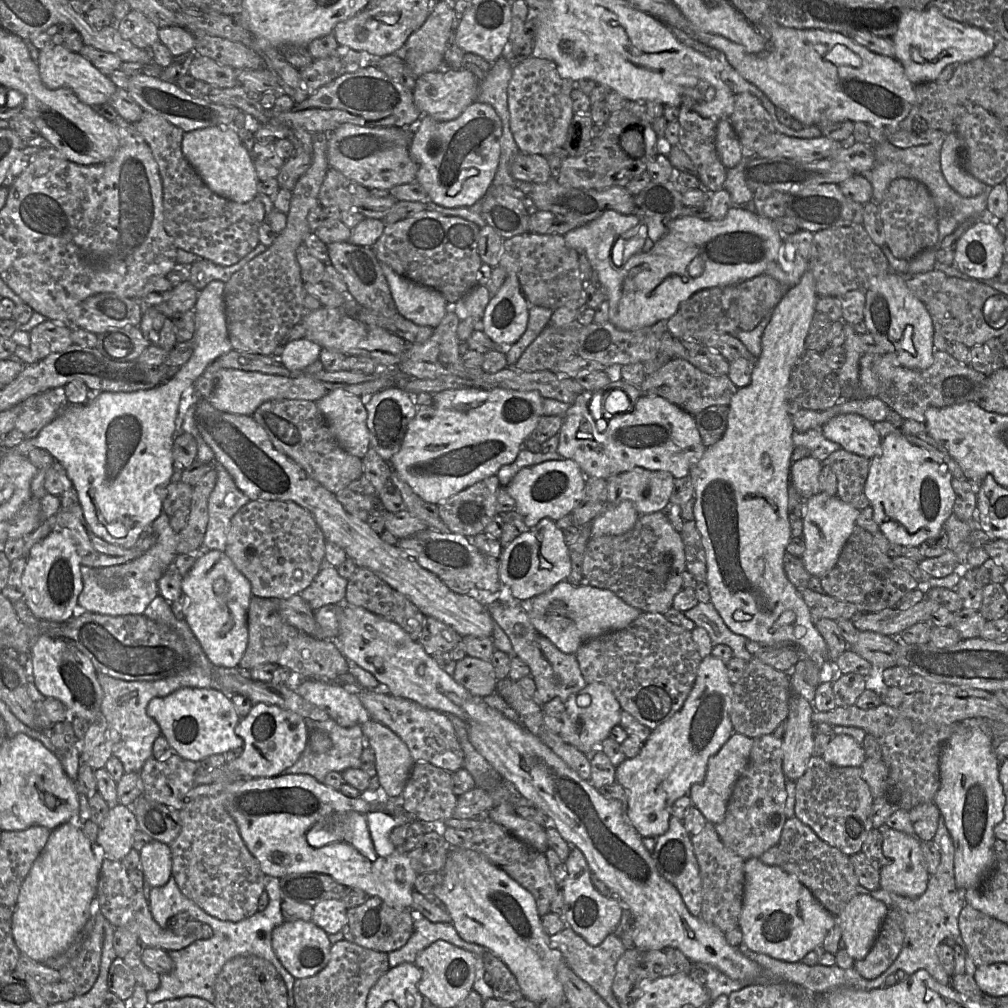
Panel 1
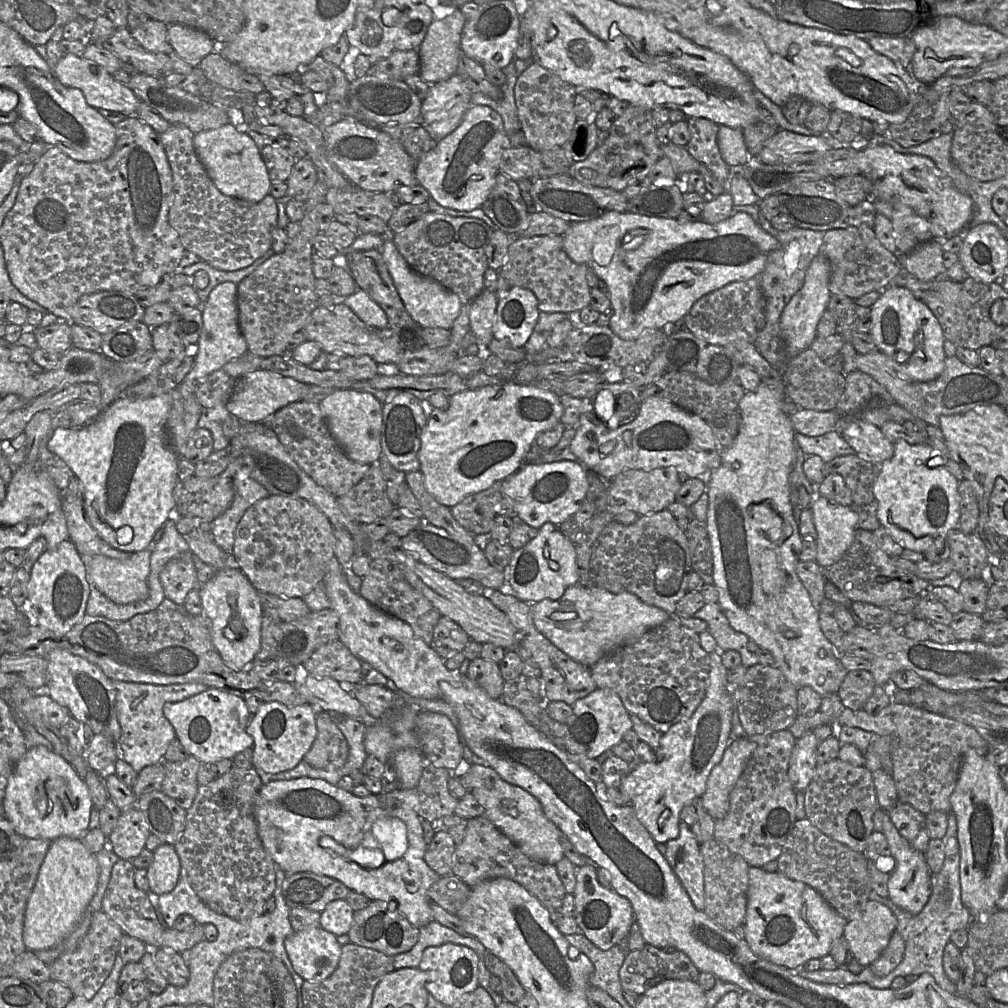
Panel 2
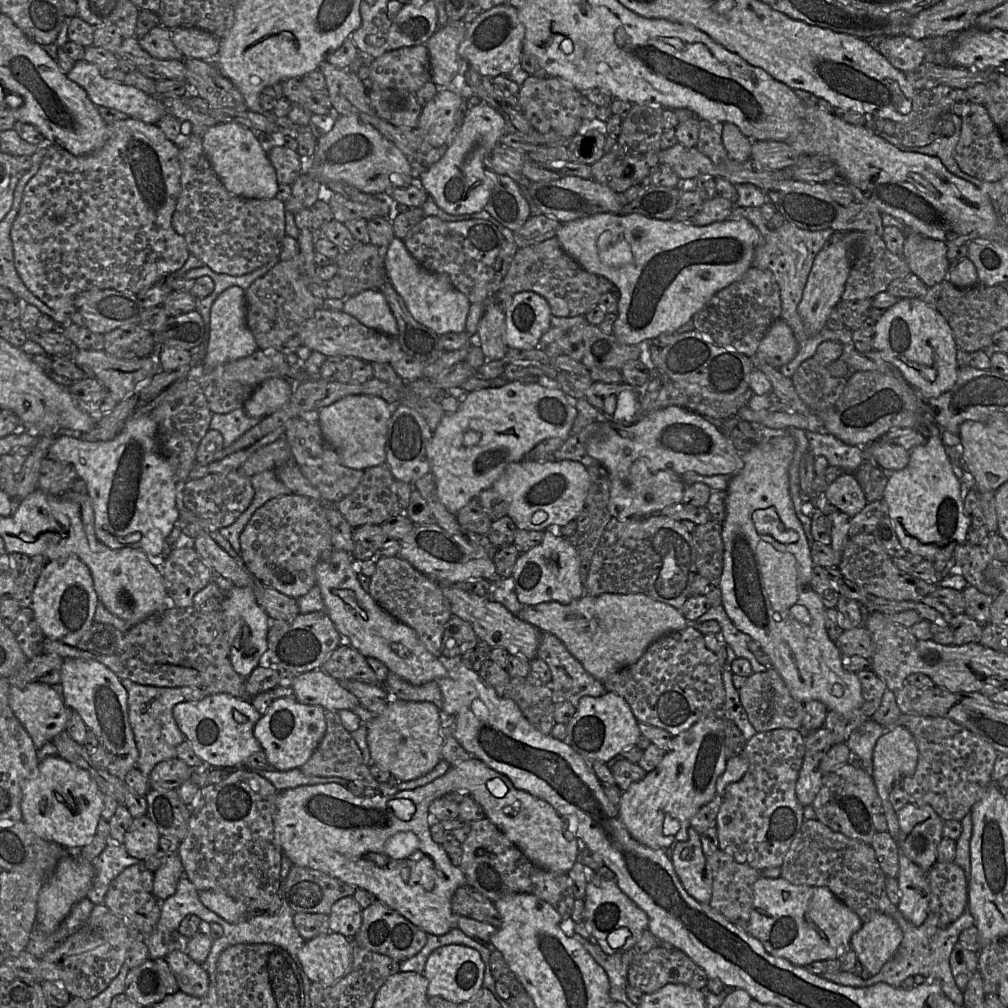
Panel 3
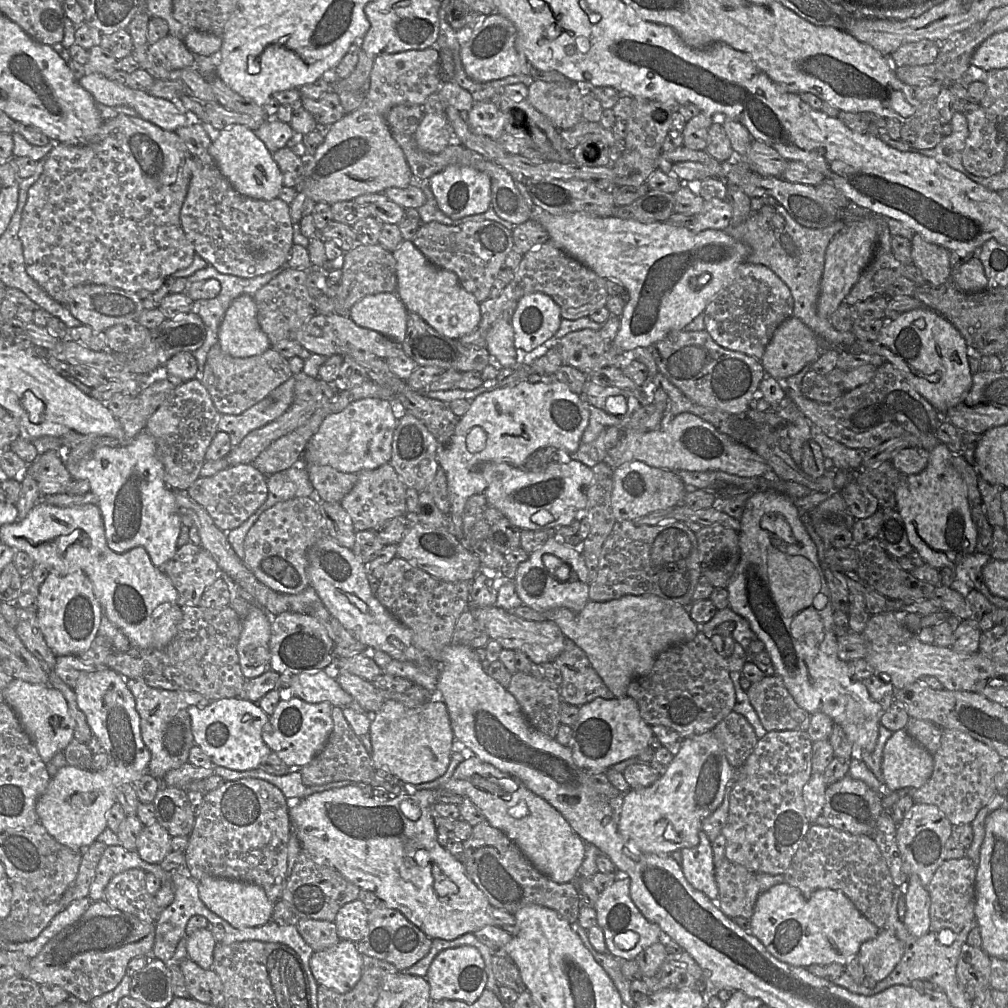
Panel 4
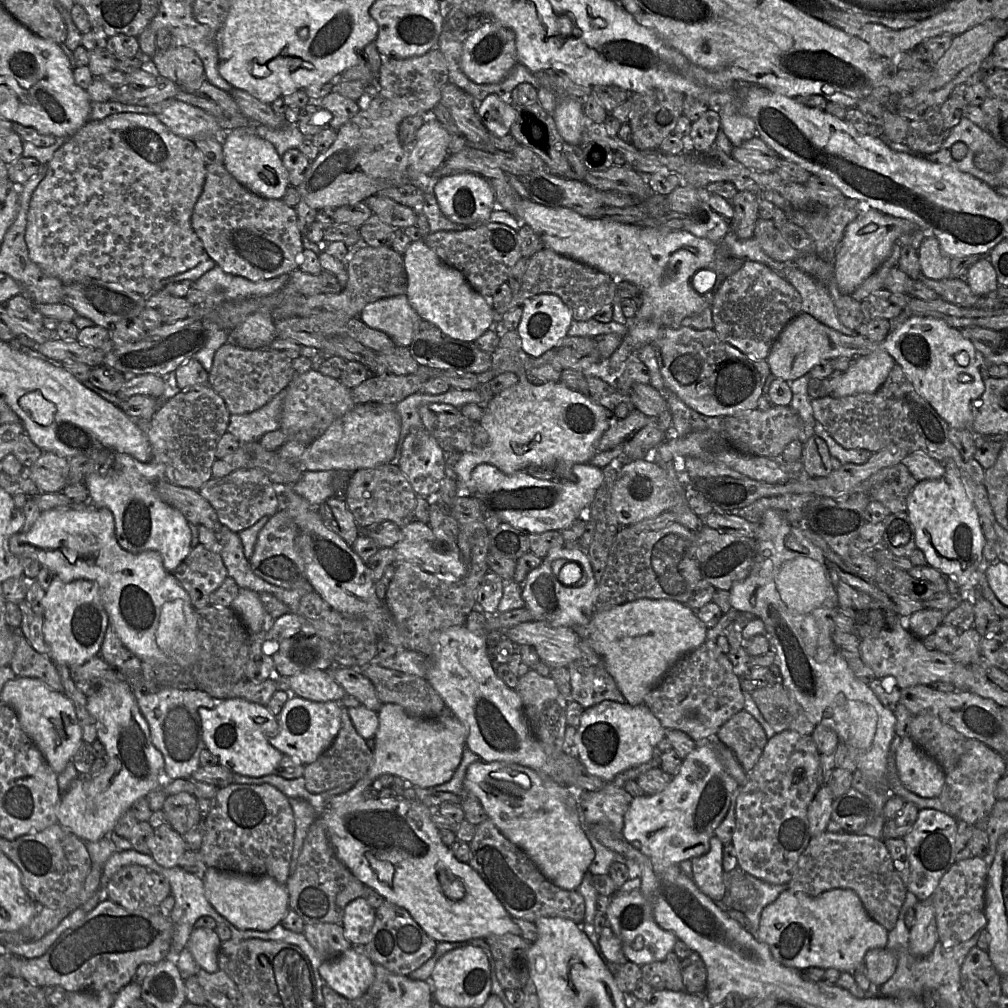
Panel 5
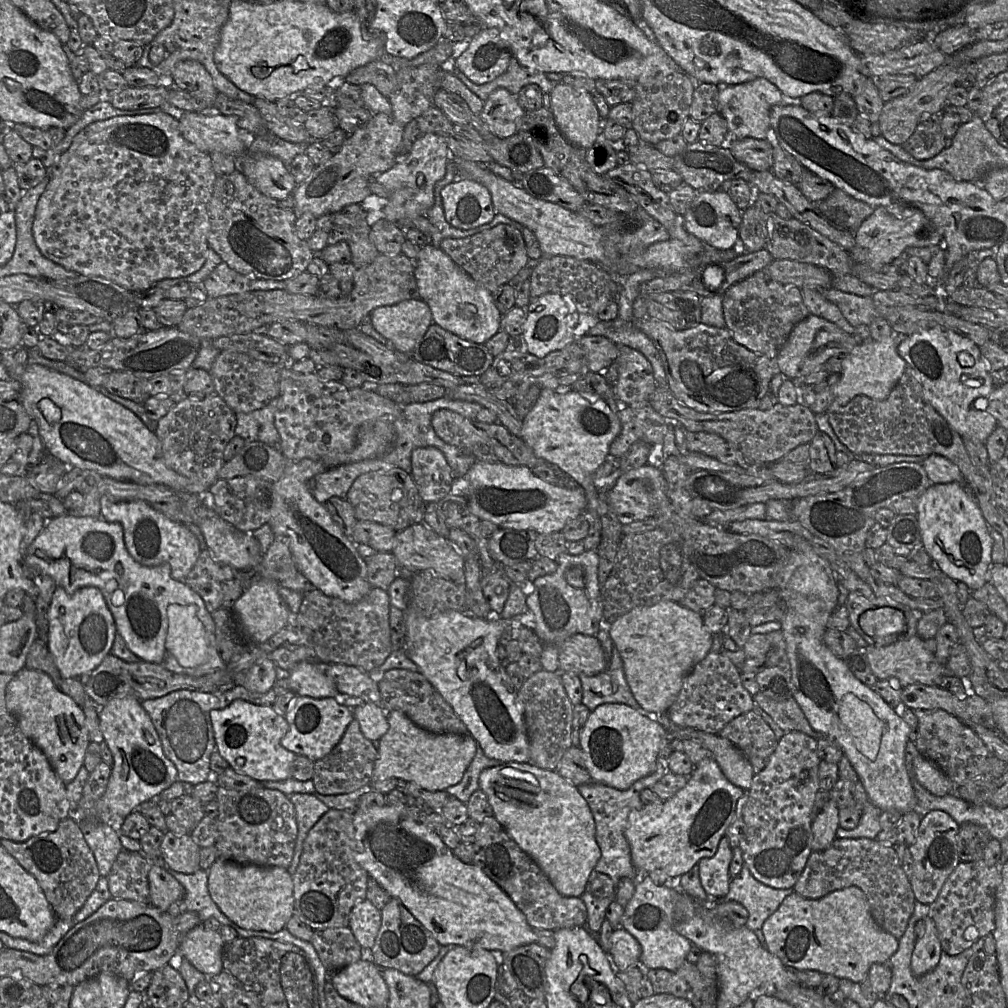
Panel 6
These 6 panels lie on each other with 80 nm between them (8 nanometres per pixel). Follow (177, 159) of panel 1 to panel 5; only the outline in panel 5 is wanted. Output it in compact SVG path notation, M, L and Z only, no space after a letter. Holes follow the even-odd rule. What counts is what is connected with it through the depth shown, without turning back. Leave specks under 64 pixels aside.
M207 164L203 189L193 207L191 226L201 240L205 253L217 266L228 274L241 276L250 281L291 274L298 269L300 255L305 249L295 208L286 205L282 199L266 199L252 193L222 164Z

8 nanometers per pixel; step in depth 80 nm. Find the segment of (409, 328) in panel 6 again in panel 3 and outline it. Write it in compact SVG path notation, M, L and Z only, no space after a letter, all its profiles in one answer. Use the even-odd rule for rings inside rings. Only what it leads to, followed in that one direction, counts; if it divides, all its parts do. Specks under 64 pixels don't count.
M365 290L343 300L343 311L363 325L397 337L397 321L380 290Z

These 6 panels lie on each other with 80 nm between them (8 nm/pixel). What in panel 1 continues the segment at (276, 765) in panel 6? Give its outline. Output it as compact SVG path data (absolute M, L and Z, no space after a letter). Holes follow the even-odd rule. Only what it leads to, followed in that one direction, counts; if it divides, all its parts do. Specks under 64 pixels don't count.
M184 687L165 697L150 700L146 709L160 727L170 747L181 757L200 762L213 754L243 746L243 739L235 733L241 717L228 695L217 689Z

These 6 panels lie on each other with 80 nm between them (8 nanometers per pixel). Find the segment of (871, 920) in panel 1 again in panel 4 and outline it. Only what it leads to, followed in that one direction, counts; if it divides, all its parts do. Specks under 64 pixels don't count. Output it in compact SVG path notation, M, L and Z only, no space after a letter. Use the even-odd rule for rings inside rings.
M880 929L875 938L861 944L858 955L865 975L877 983L885 979L900 961L903 943L892 932Z

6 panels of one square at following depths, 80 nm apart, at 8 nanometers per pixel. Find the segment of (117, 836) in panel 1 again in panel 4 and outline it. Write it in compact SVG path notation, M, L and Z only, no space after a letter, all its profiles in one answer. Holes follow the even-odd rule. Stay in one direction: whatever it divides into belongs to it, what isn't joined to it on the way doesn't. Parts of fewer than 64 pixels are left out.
M157 822L143 827L136 852L146 862L159 864L172 851L172 836Z

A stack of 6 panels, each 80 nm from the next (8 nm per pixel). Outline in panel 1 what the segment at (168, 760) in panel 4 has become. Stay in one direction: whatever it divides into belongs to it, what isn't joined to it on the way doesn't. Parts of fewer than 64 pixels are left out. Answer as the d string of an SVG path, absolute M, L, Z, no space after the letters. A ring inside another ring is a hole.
M189 668L189 673L156 681L126 681L97 673L103 690L101 706L102 718L107 722L112 740L112 754L123 764L125 773L139 772L146 760L152 757L152 747L156 738L161 736L157 722L147 715L147 705L155 697L165 697L178 689L212 688L221 686L203 668Z

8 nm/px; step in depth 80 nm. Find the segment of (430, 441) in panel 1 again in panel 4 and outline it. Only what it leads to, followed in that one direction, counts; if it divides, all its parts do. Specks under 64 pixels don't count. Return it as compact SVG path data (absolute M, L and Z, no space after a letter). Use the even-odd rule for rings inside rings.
M557 379L534 384L519 381L486 391L471 400L469 410L459 418L450 441L438 446L438 462L446 474L450 501L447 530L458 539L464 537L462 516L466 502L487 488L487 481L478 467L486 463L522 467L533 452L548 446L572 454L578 450L589 420L587 404Z

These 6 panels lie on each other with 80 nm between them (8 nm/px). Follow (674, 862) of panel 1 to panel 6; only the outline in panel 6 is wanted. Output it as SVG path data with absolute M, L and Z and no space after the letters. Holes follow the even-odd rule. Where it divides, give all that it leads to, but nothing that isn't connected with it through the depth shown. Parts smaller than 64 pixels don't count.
M723 837L715 855L711 858L701 859L697 863L701 885L710 896L721 898L729 892L732 879L729 873L733 857L732 849L729 840Z

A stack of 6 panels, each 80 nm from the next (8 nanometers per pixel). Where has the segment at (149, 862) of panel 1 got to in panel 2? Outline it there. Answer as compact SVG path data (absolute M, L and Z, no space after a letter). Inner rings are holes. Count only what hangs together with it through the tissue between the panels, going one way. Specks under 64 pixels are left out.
M162 844L153 850L153 860L147 867L150 892L156 895L172 891L180 879L180 859L174 845Z

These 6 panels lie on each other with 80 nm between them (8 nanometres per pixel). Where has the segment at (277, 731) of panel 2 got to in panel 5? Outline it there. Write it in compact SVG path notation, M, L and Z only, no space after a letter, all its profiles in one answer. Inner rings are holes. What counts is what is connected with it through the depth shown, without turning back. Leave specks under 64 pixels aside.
M301 697L289 699L276 716L279 732L269 741L283 755L304 765L315 762L334 742L341 727L342 706L339 702L314 702Z

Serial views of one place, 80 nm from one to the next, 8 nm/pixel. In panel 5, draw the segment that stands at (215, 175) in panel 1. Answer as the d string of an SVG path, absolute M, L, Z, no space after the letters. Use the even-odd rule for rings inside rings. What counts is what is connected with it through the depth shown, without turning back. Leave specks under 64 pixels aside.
M254 126L227 131L222 138L223 165L246 189L266 199L282 199L290 185L288 173L274 146L254 133Z

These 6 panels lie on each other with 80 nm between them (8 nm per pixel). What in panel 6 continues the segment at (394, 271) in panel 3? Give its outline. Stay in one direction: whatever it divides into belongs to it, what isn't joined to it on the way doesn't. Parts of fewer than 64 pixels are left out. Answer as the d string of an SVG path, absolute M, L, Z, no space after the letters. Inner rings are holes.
M432 244L422 246L414 262L419 299L429 306L435 324L476 344L485 344L502 329L503 315L496 308L492 293L477 283L443 250Z

